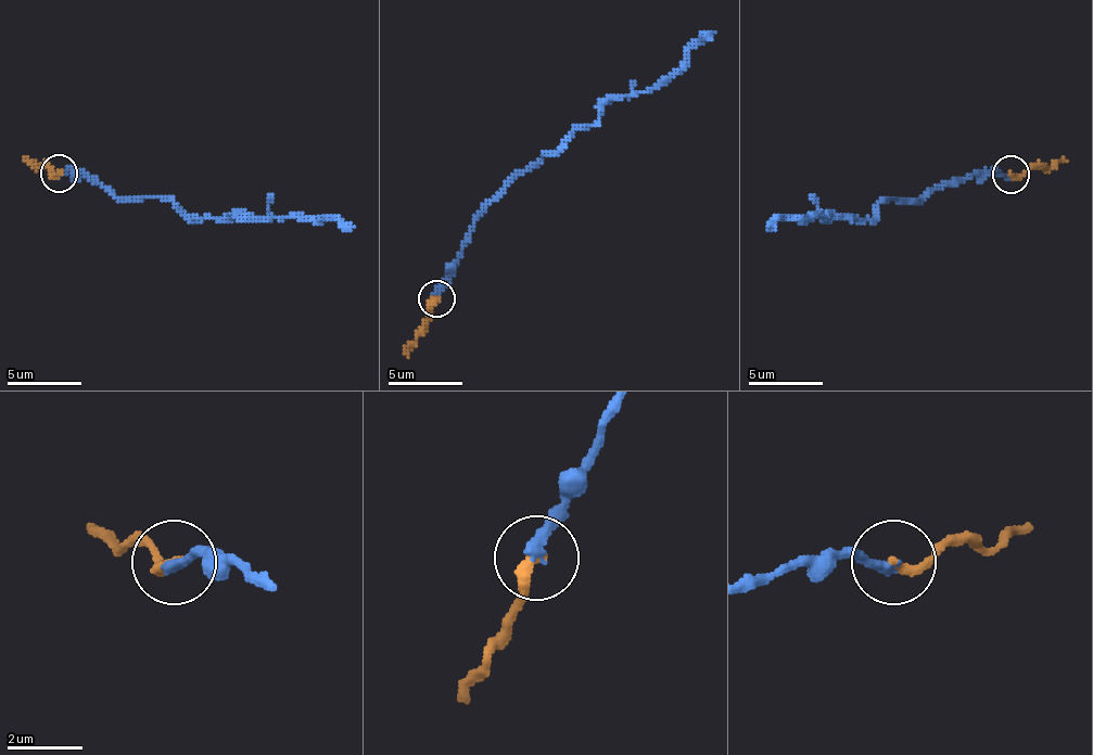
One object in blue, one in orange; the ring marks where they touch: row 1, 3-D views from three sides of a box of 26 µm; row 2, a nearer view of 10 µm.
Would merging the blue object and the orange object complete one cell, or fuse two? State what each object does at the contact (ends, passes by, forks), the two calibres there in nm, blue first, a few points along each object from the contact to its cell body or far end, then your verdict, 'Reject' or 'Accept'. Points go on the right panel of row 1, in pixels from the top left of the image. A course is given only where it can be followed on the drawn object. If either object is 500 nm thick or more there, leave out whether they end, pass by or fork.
At the ring blue ends. At the ring orange ends. Thickness 320 nm (blue) against 320 nm. Course of blue: (1009, 175), (978, 170), (964, 181), (935, 184), (922, 200), (884, 197), (871, 219), (820, 216), (769, 226). Course of orange: (1009, 175), (1067, 162). Accept

